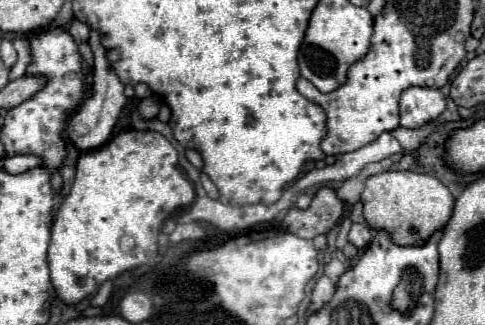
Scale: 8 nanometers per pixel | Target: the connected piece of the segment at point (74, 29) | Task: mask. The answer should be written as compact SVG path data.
M74 21L74 23L70 25L70 35L74 37L74 41L76 41L78 45L82 45L82 43L88 43L88 37L90 37L90 27L88 27L86 23Z

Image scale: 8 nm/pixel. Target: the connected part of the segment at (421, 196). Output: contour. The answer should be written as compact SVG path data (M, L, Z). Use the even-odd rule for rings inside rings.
M386 171L380 175L372 175L364 181L362 203L364 219L370 227L390 231L394 243L398 245L418 245L428 239L436 229L446 227L454 209L454 195L434 175L412 171ZM410 229L418 229L418 233L410 233Z

